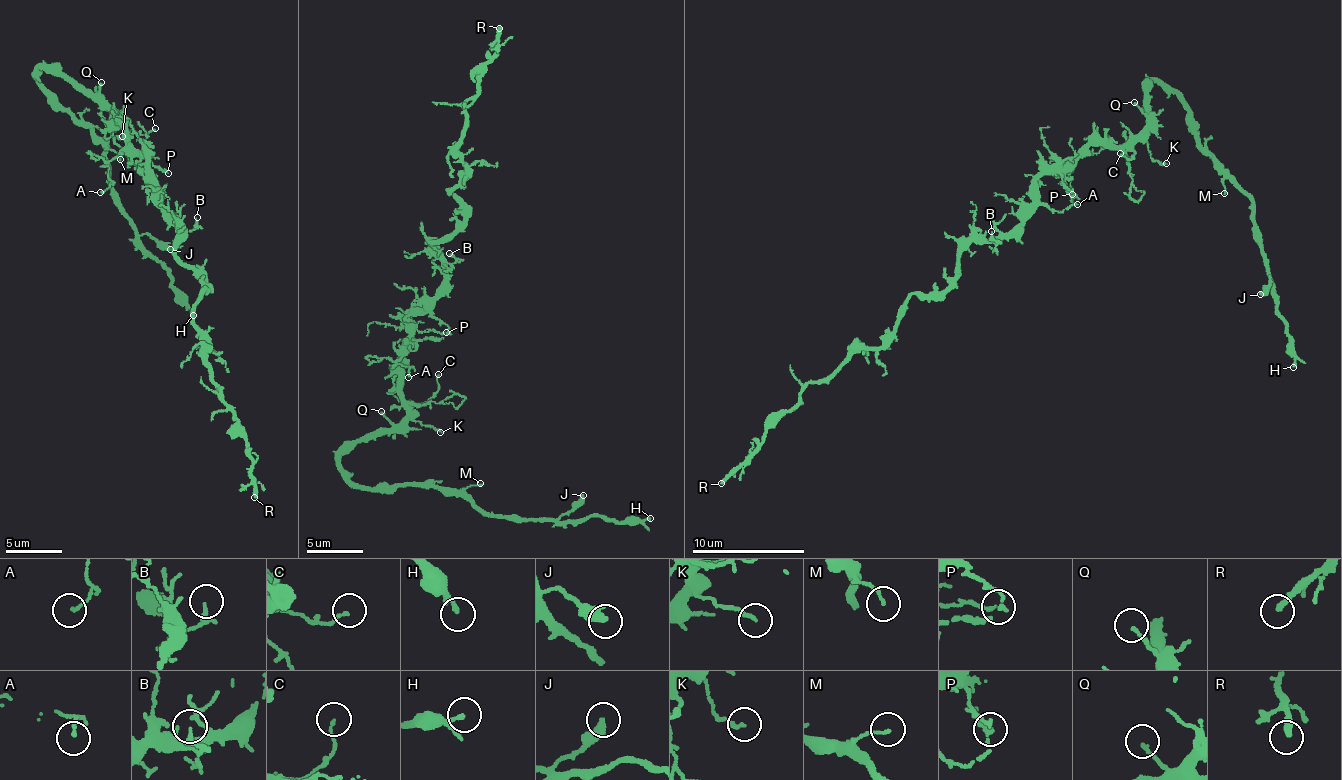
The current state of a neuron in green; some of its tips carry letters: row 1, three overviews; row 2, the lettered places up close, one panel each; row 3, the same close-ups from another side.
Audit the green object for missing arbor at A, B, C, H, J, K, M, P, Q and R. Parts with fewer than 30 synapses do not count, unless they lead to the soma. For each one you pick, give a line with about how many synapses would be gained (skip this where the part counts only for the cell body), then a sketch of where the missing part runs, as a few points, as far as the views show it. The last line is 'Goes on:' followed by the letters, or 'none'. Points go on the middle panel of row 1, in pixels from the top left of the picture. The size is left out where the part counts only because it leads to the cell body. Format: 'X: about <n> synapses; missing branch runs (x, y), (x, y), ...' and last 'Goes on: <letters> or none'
Goes on: R

